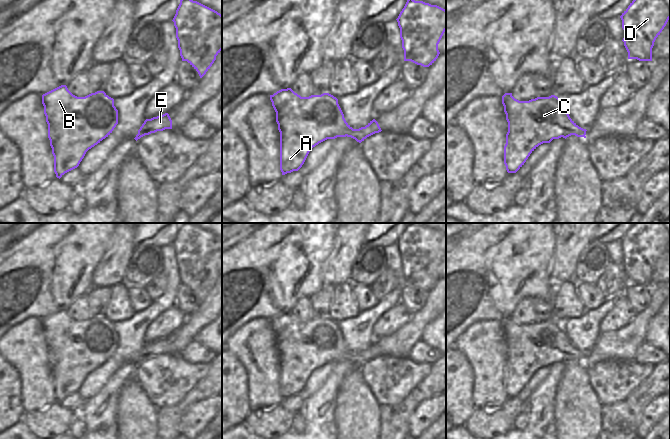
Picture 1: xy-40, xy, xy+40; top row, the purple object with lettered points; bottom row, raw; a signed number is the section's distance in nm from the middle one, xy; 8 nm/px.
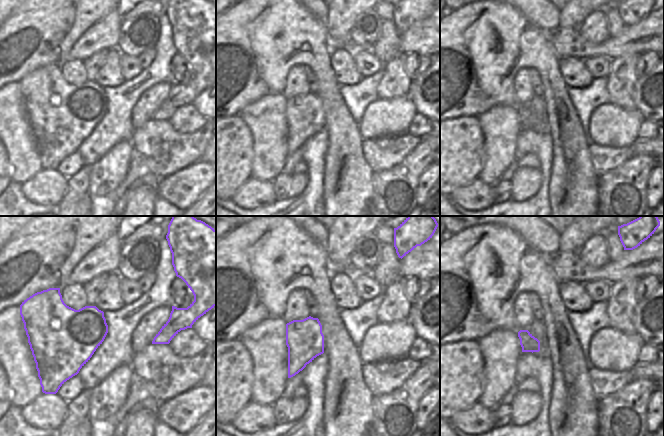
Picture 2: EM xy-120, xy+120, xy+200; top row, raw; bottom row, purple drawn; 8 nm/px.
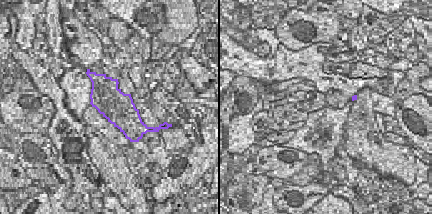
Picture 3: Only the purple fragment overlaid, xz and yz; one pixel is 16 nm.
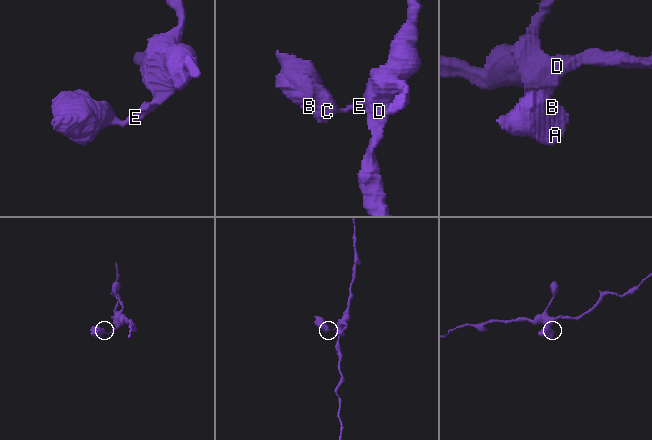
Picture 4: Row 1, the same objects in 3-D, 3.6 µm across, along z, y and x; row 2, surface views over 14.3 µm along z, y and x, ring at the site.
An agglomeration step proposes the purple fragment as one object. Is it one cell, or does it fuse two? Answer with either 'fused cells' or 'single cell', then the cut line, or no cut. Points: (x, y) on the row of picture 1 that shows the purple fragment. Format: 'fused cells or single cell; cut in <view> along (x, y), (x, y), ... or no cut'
single cell; no cut

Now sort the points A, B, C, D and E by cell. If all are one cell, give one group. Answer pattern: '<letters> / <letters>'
A B C D E

